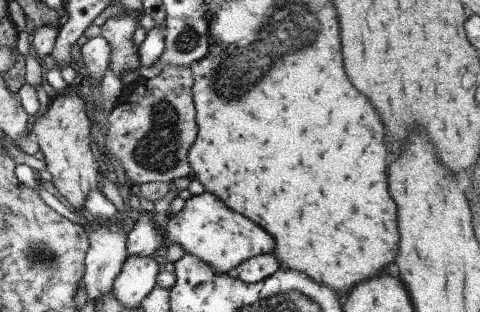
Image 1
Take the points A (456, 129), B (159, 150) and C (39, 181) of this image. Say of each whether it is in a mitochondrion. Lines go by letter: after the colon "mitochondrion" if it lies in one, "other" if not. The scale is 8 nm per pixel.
A: other
B: mitochondrion
C: other

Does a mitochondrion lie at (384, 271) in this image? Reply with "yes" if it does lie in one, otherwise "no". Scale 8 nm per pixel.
no

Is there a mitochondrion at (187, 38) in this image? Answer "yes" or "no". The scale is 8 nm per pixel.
yes

